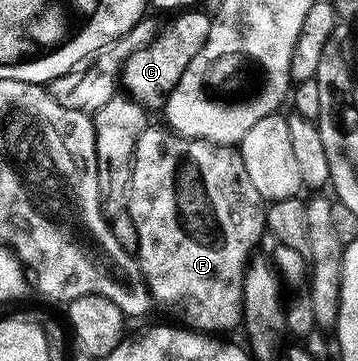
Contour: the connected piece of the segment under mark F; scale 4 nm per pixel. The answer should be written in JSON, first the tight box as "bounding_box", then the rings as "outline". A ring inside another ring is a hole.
{"bounding_box":[128,126,266,334],"outline":[[[147,126],[138,136],[135,142],[133,168],[130,180],[130,200],[128,211],[132,222],[136,222],[136,234],[138,235],[138,251],[136,264],[142,267],[141,279],[146,282],[146,289],[150,291],[151,301],[158,304],[170,316],[175,316],[179,325],[203,334],[222,334],[218,332],[230,332],[234,327],[243,323],[242,319],[242,287],[246,278],[246,269],[255,255],[258,243],[266,232],[266,209],[262,195],[252,186],[252,178],[248,178],[248,170],[244,170],[241,151],[229,144],[219,144],[210,139],[182,136],[181,133],[171,130],[169,127],[153,128]]]}

